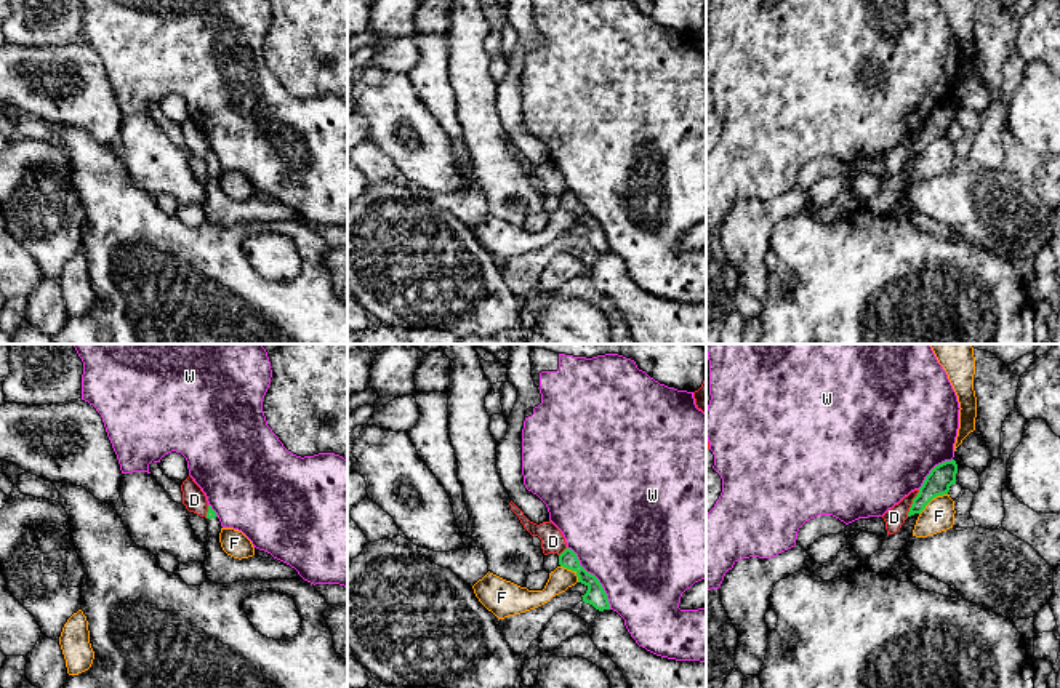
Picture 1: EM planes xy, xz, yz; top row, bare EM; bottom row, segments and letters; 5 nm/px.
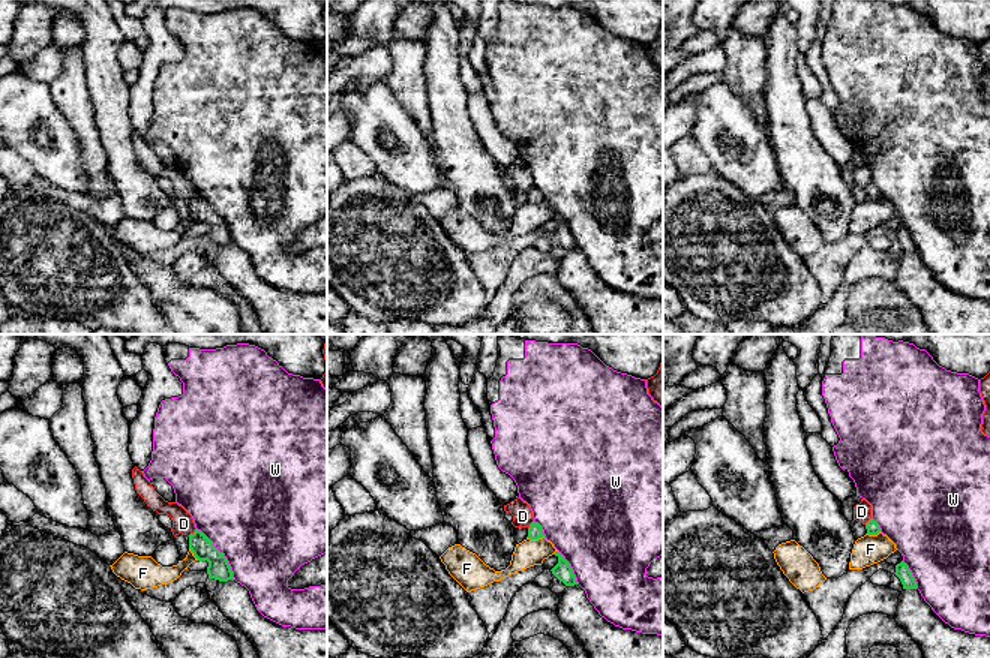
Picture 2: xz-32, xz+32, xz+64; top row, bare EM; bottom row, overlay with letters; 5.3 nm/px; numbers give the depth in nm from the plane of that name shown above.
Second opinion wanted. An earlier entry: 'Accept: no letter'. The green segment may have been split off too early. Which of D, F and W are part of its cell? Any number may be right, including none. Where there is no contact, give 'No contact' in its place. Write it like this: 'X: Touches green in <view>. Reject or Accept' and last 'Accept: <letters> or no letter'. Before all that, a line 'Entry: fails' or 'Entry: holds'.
Entry: holds
D: Touches green in yz. Reject
F: Touches green in yz. Reject
W: Touches green in xz. Reject
Accept: no letter

